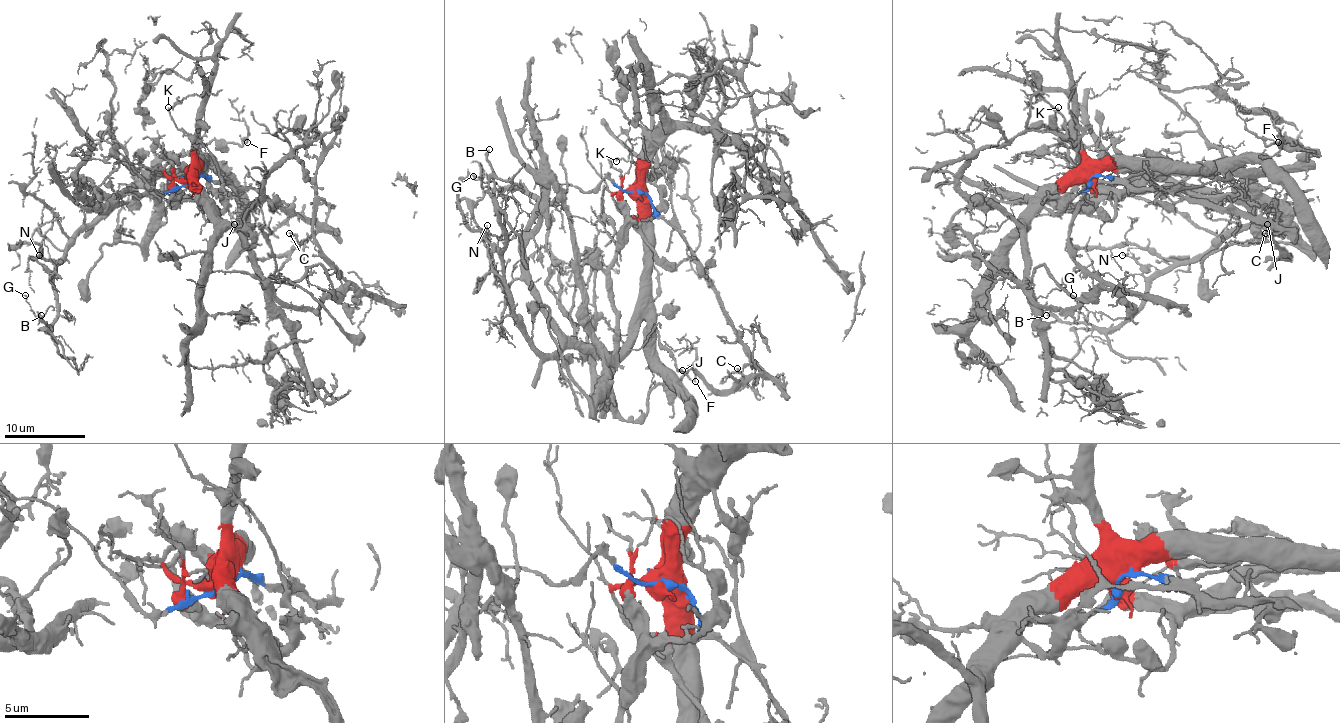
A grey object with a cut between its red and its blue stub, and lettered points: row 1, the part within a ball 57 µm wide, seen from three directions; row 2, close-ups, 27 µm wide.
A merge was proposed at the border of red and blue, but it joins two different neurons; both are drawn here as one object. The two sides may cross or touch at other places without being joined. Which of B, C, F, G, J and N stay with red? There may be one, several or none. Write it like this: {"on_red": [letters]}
{"on_red": ["B", "F", "G", "J", "N"]}

